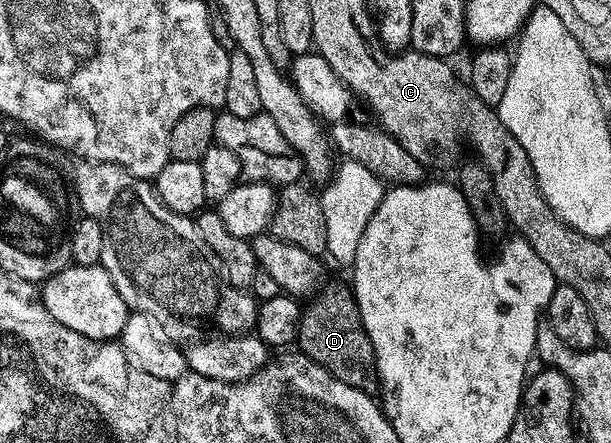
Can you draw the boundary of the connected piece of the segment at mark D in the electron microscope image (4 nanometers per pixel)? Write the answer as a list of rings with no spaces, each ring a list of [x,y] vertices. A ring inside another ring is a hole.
[[[345,290],[337,294],[336,300],[320,300],[309,312],[307,309],[298,337],[299,351],[322,366],[336,380],[346,382],[346,386],[371,393],[372,387],[378,384],[378,361],[364,329],[356,297],[351,291]]]

